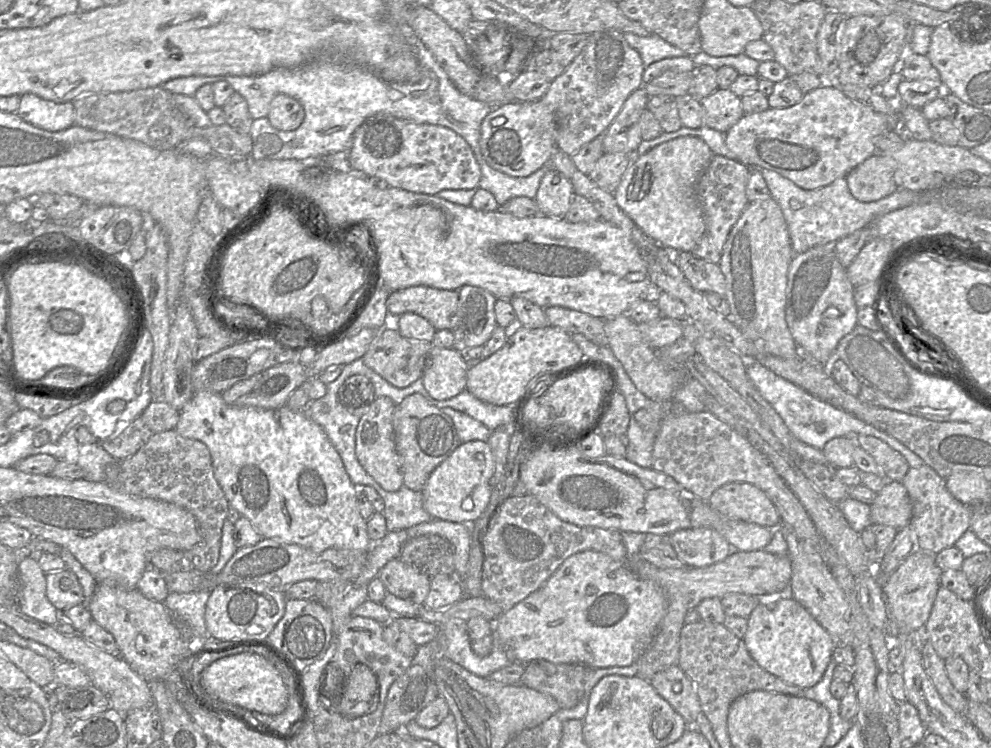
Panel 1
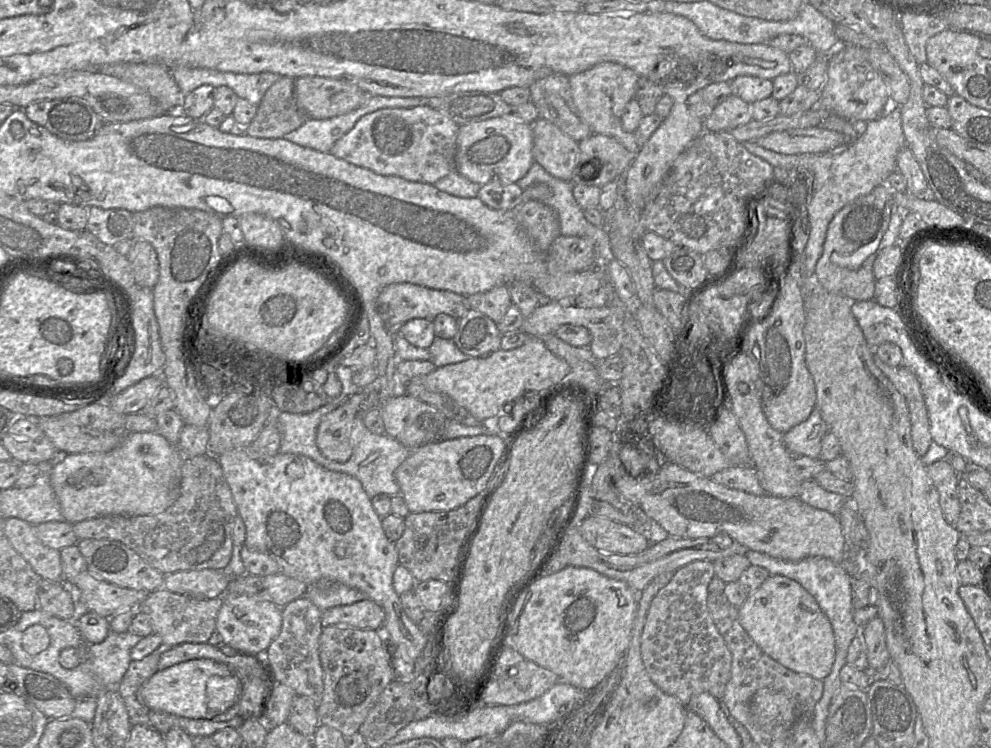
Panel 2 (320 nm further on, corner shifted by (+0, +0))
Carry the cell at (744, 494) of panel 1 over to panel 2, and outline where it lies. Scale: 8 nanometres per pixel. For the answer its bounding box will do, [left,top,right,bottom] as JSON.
[711,465,766,496]

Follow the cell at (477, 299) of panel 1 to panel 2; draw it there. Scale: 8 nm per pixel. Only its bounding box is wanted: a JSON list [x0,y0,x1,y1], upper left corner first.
[453,309,501,357]

